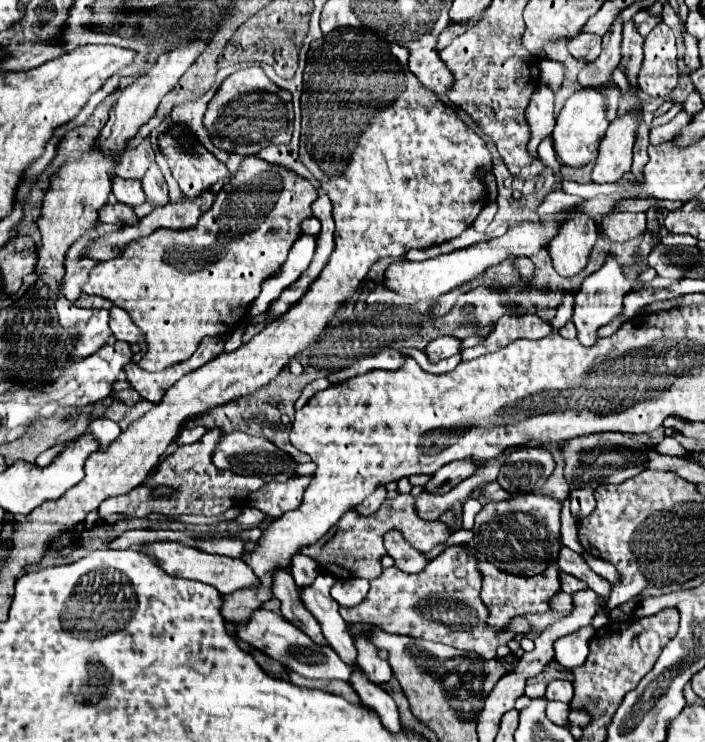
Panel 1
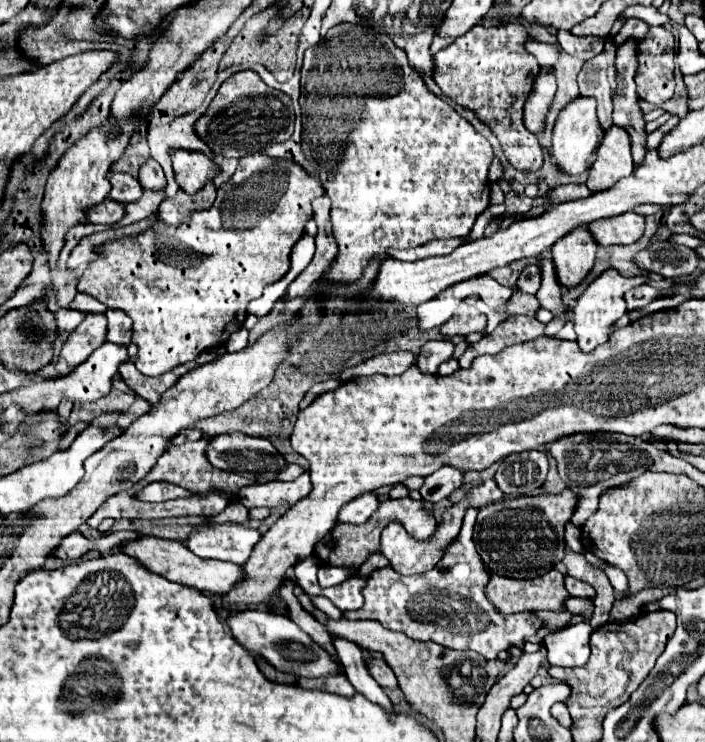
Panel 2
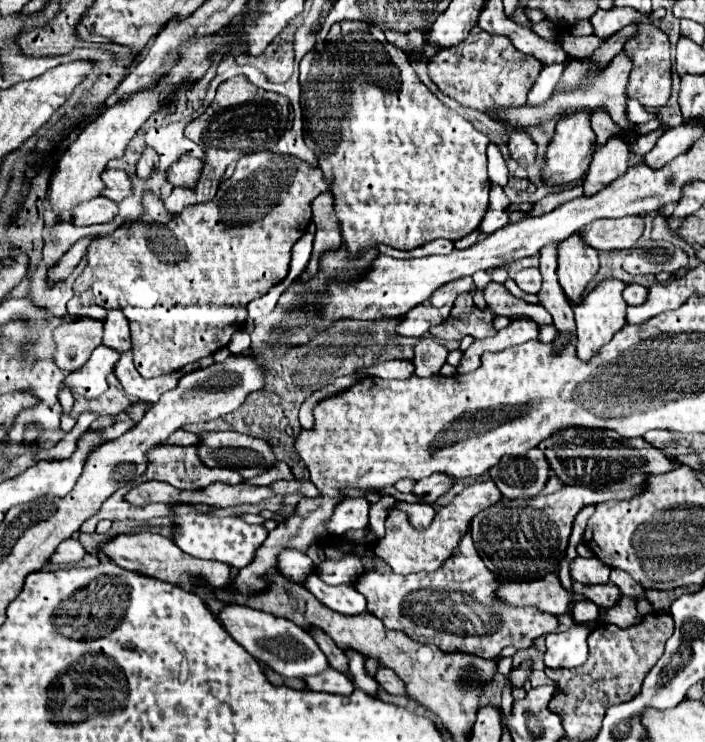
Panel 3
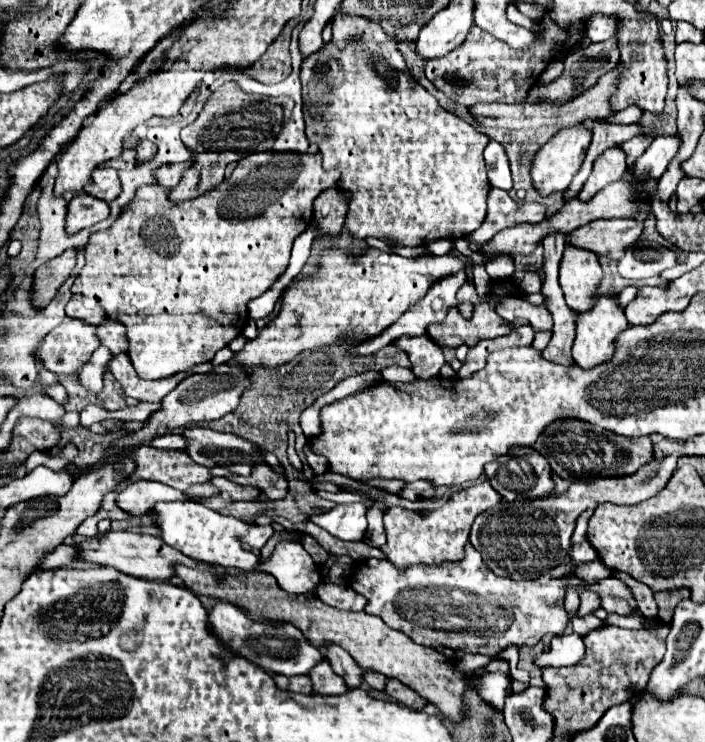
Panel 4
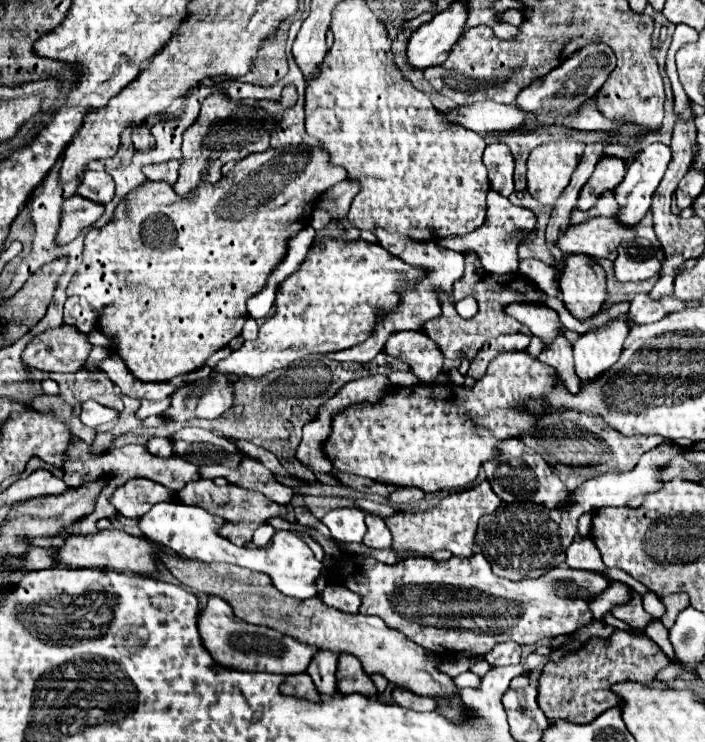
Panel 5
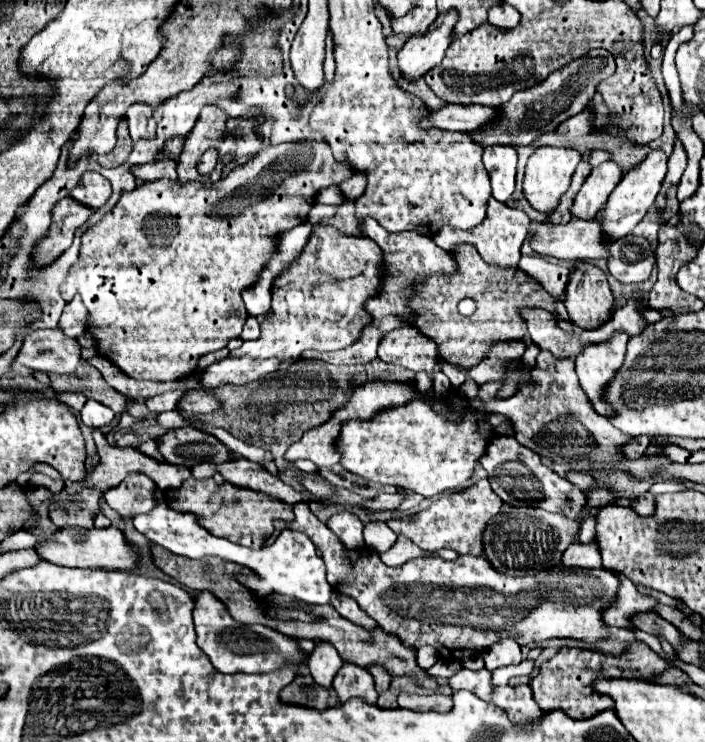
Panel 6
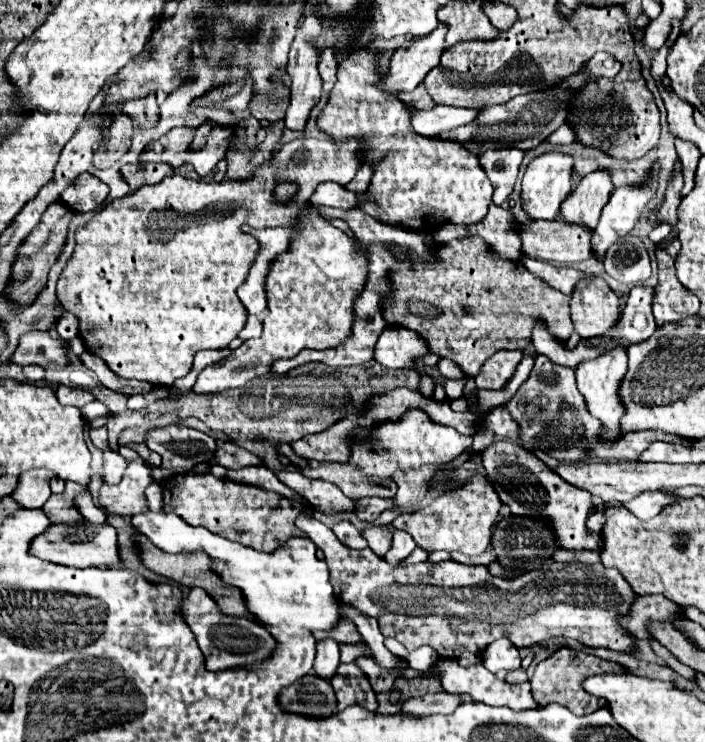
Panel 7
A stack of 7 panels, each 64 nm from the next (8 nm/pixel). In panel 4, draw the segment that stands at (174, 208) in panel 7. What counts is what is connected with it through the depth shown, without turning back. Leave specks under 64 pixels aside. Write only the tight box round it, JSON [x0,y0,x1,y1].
[70,150,340,380]

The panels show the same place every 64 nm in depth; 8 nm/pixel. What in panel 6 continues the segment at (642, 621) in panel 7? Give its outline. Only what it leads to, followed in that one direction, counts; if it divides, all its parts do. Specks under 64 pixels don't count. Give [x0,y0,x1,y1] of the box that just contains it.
[602,576,656,628]

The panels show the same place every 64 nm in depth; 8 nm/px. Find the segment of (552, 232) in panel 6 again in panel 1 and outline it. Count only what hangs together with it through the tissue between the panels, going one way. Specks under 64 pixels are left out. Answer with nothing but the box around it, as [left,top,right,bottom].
[600,212,646,242]

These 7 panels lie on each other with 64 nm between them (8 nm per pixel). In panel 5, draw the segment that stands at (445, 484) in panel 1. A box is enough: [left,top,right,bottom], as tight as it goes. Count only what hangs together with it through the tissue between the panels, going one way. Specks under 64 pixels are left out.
[390,488,426,506]

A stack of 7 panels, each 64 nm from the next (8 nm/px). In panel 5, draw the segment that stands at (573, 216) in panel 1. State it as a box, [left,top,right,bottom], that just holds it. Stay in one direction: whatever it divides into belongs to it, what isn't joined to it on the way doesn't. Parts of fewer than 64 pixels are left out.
[560,254,606,320]

